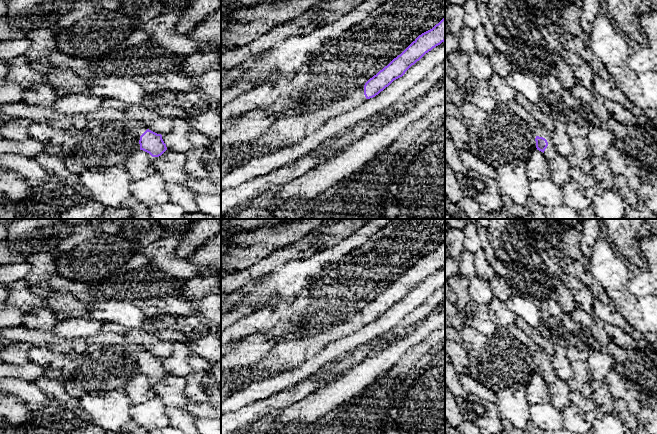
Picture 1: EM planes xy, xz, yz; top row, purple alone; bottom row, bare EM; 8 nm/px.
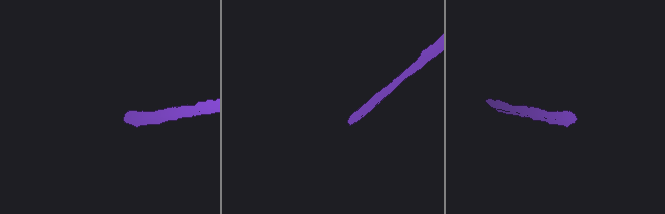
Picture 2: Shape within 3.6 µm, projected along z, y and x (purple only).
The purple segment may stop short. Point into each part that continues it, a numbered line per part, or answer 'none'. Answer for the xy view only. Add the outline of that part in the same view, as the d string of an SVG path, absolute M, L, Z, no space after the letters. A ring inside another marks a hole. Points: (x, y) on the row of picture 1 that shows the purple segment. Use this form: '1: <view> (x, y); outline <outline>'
1: xy (139, 130); outline M140 125L137 126L133 129L133 134L135 136L135 138L139 141L140 140L140 136L147 130L145 125Z

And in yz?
1: yz (550, 152); outline M540 124L533 128L532 130L533 137L537 136L543 137L547 140L548 146L544 151L545 157L547 160L554 158L558 153L555 149L554 143L552 141L551 132L545 130Z

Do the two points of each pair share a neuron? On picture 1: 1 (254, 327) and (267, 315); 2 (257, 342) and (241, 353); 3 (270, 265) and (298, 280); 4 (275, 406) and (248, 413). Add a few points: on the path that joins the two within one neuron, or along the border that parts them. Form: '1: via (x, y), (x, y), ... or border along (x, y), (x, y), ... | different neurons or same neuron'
1: via (257, 324), (264, 318) | same neuron
2: via (253, 346), (245, 353) | same neuron
3: border along (297, 259), (276, 267), (267, 275) | different neurons
4: via (268, 406), (261, 407), (255, 411) | same neuron

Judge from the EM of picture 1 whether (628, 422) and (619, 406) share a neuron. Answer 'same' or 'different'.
same

